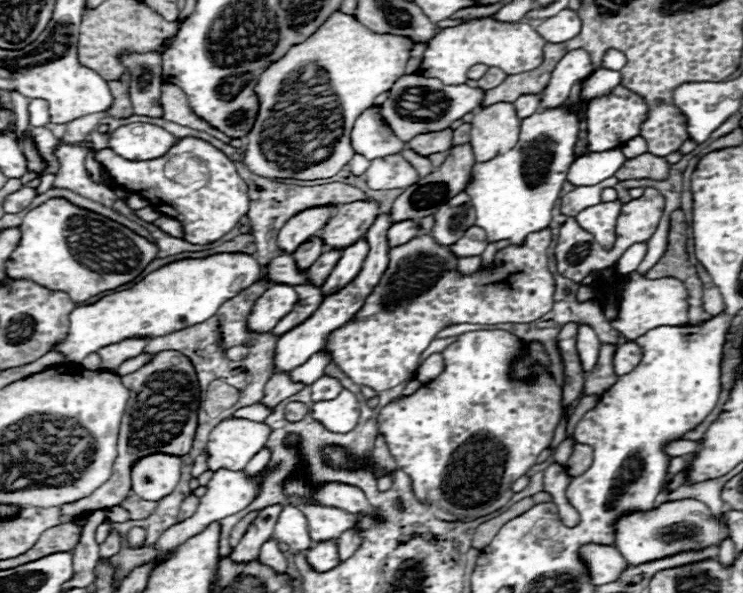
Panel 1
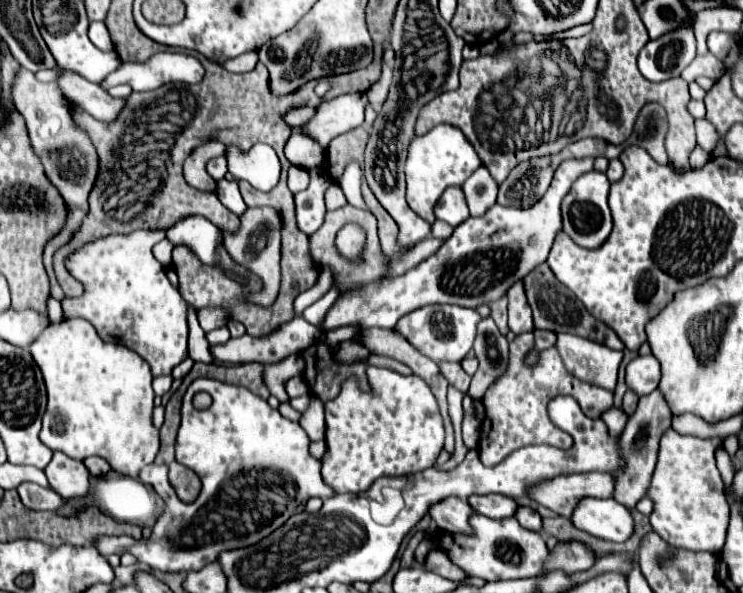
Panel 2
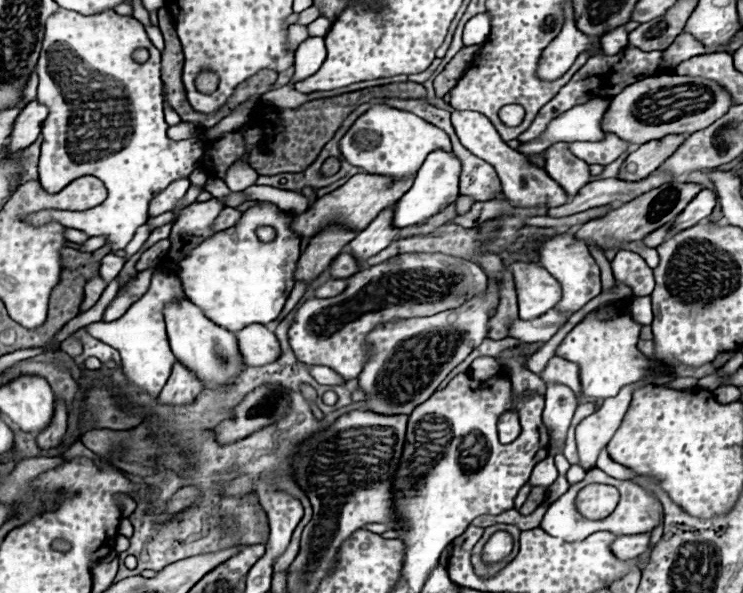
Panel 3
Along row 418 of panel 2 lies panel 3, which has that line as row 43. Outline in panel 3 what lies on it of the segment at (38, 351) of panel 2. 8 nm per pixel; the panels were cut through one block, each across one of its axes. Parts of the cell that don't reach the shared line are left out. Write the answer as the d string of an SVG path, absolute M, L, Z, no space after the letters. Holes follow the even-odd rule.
M58 8L58 12L46 20L44 46L40 52L36 72L40 78L36 100L50 108L48 120L44 120L42 126L44 144L42 144L42 156L38 166L40 186L48 194L56 194L80 176L96 176L104 184L108 184L108 198L100 206L92 210L82 210L78 214L74 214L72 210L44 210L32 214L30 222L40 226L48 220L56 220L62 226L82 230L86 236L106 236L106 244L110 246L112 254L124 250L126 244L132 240L136 228L146 224L148 204L154 198L154 194L166 188L174 180L188 178L196 168L194 164L200 160L204 152L200 138L174 142L166 136L168 124L164 122L164 104L162 104L160 50L152 46L152 42L144 32L144 26L132 16L120 16L114 10L104 10L92 16L80 16L76 12ZM140 48L146 48L150 52L150 58L144 64L132 58L134 52Z

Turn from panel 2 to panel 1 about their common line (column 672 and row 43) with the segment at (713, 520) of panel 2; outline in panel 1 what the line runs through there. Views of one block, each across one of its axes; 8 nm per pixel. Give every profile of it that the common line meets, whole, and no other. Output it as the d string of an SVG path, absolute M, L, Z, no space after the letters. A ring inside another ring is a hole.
M491 17L471 19L454 28L444 28L430 40L418 74L426 78L438 78L446 86L464 84L466 72L474 64L496 66L506 74L520 74L542 64L544 44L546 40L542 40L542 36L538 36L538 32L528 22L498 22Z

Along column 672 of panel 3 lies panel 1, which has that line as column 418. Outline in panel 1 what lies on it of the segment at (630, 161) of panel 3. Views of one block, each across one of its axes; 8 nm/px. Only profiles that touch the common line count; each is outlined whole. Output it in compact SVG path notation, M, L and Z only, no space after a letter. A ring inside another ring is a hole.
M446 128L440 132L428 132L428 134L422 134L422 136L416 136L414 140L410 140L408 146L422 156L446 152L452 146L452 134L454 134L452 128Z

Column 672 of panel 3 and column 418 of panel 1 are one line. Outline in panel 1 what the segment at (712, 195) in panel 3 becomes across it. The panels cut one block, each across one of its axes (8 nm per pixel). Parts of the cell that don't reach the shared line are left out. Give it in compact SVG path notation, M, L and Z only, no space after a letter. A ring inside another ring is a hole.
M414 220L394 222L388 230L388 242L390 242L390 246L398 246L398 244L404 244L406 240L412 240L418 234L422 234L418 222L414 222Z

